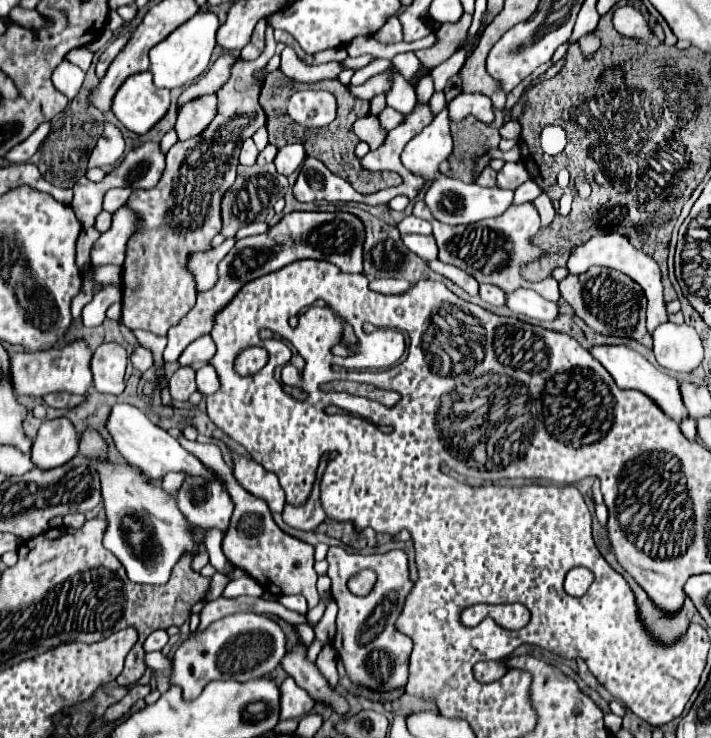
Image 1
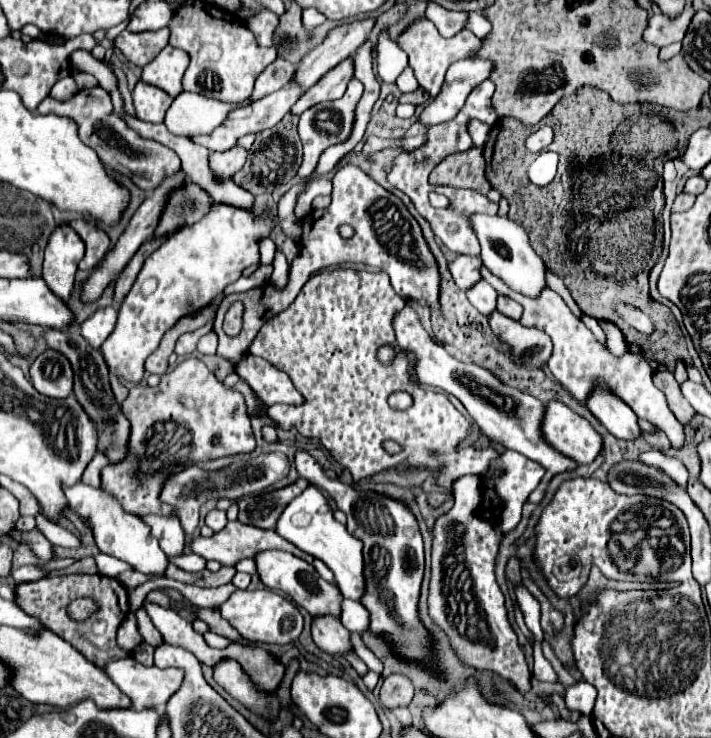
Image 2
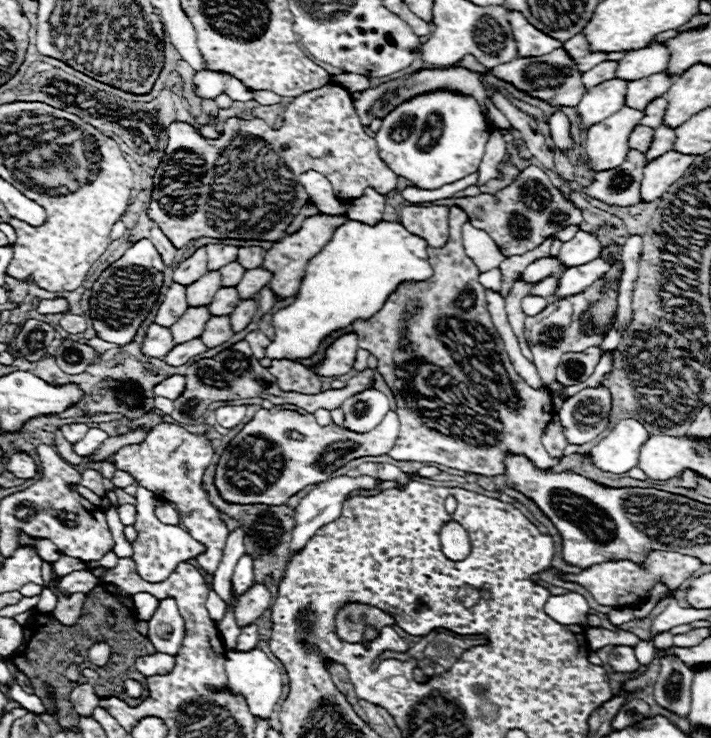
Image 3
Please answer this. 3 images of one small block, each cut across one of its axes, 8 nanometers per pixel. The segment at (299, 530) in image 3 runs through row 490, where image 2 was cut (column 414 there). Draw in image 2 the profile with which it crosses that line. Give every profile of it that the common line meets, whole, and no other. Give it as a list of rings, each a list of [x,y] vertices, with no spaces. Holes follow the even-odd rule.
[[[406,304],[394,316],[394,332],[396,332],[398,344],[404,350],[416,354],[416,360],[418,360],[416,362],[416,374],[418,374],[418,380],[422,384],[440,388],[446,394],[456,396],[464,404],[464,408],[468,410],[470,418],[478,424],[482,436],[486,436],[488,440],[492,440],[492,442],[496,442],[496,444],[500,444],[508,450],[520,452],[526,458],[544,466],[546,474],[544,474],[540,486],[530,494],[527,502],[534,504],[542,502],[542,498],[546,494],[546,488],[548,488],[548,482],[556,474],[574,470],[578,466],[574,460],[570,460],[562,452],[554,450],[544,440],[544,436],[542,436],[542,420],[544,420],[544,412],[546,412],[544,402],[540,402],[538,398],[534,398],[534,396],[530,396],[530,394],[526,394],[518,388],[512,388],[512,386],[504,384],[498,376],[494,376],[490,370],[486,370],[478,364],[464,364],[464,362],[448,356],[448,352],[442,346],[436,346],[432,342],[432,338],[428,336],[428,332],[420,324],[420,318],[418,318],[416,310],[410,304]]]

